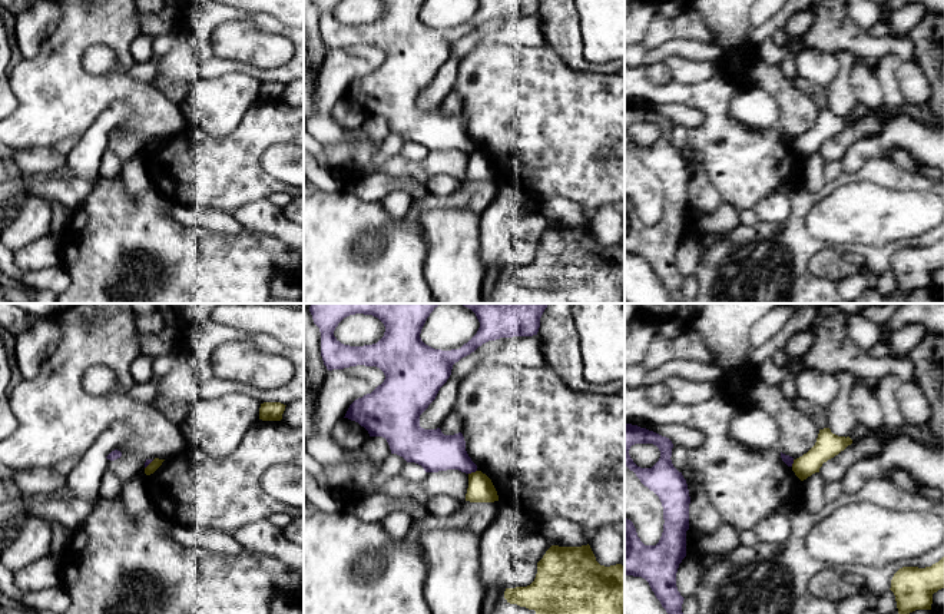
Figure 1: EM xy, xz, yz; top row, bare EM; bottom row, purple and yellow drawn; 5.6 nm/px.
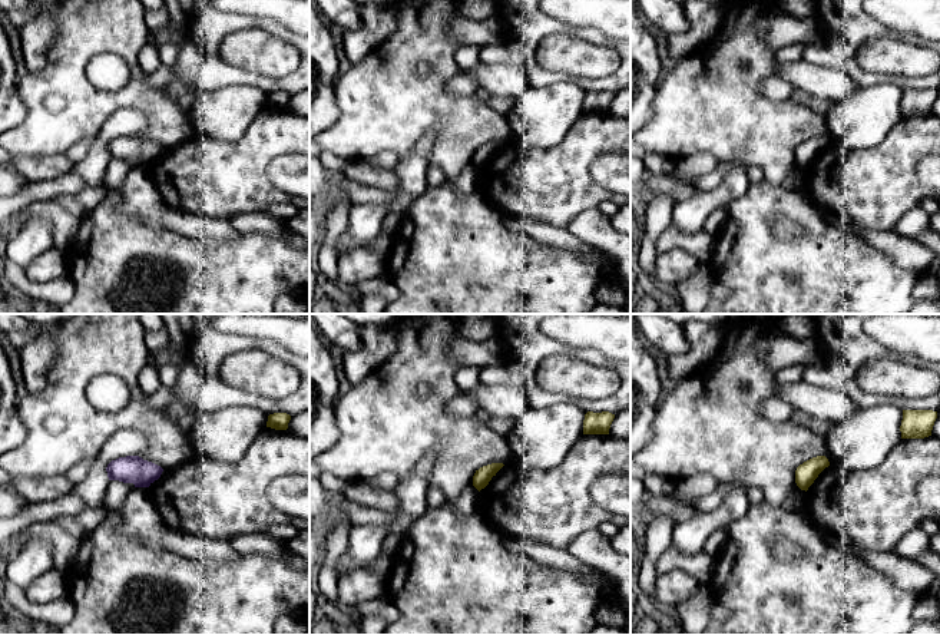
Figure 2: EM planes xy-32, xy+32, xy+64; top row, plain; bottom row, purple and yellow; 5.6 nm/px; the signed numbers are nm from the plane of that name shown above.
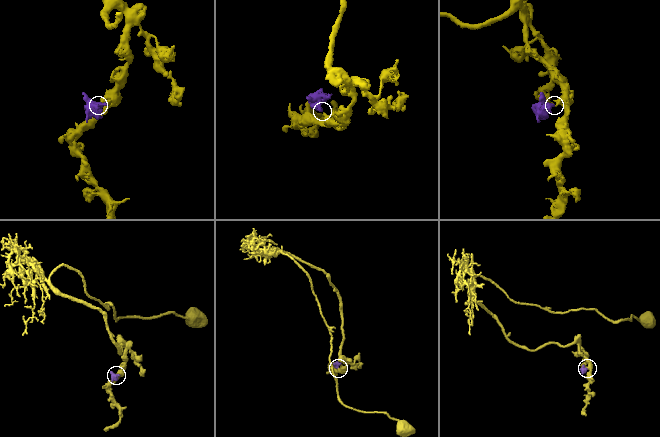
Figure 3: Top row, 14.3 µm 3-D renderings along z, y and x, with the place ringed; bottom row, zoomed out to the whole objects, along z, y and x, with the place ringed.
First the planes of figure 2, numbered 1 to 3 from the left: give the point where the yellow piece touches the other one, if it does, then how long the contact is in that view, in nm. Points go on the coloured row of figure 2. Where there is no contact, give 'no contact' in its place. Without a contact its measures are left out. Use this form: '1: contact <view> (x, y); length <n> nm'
1: no contact
2: no contact
3: no contact

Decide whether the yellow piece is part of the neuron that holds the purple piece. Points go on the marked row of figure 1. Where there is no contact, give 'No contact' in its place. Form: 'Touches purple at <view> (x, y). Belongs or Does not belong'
Touches purple at xz (472, 471). Does not belong

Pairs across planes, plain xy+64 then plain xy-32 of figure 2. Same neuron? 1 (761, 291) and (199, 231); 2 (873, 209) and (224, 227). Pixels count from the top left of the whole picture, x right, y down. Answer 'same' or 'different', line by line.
1: different
2: different

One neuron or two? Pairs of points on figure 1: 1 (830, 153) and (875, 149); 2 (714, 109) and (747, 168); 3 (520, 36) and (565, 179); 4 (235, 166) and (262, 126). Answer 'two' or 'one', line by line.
1: two
2: one
3: two
4: one

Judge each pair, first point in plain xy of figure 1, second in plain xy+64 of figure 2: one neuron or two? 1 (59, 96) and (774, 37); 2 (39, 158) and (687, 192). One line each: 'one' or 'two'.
1: two
2: two

